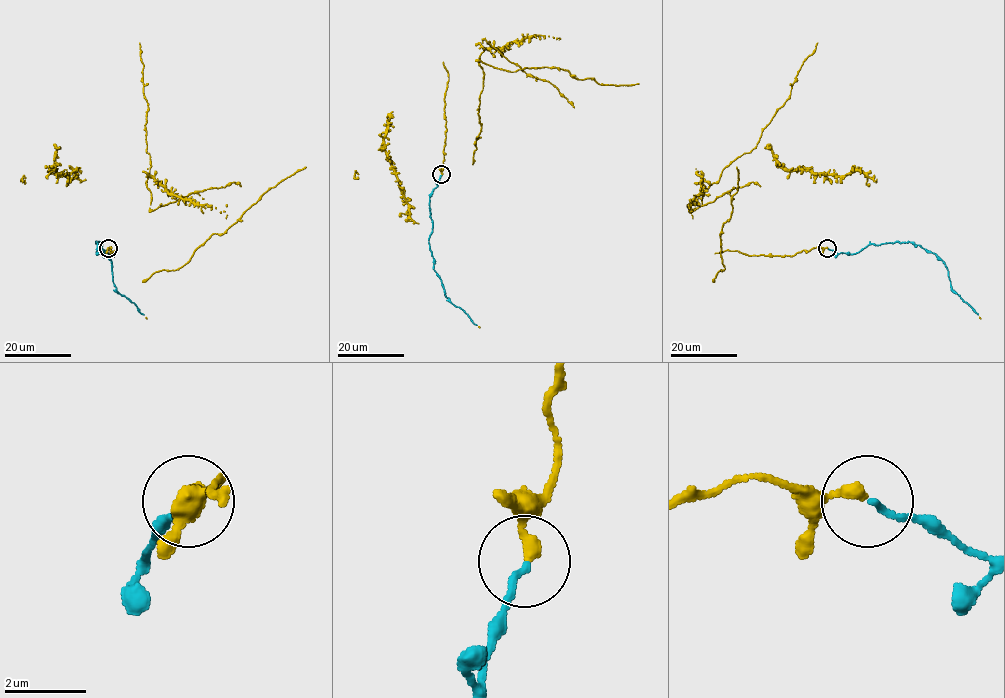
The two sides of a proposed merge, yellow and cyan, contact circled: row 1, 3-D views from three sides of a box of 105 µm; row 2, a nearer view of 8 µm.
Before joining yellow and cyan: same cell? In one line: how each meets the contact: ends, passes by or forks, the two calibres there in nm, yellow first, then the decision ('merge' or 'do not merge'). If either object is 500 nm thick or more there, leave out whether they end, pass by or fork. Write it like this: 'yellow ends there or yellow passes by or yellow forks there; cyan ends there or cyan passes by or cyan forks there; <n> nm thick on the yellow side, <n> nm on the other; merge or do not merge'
yellow ends there; cyan ends there; 300 nm thick on the yellow side, 150 nm on the other; merge

